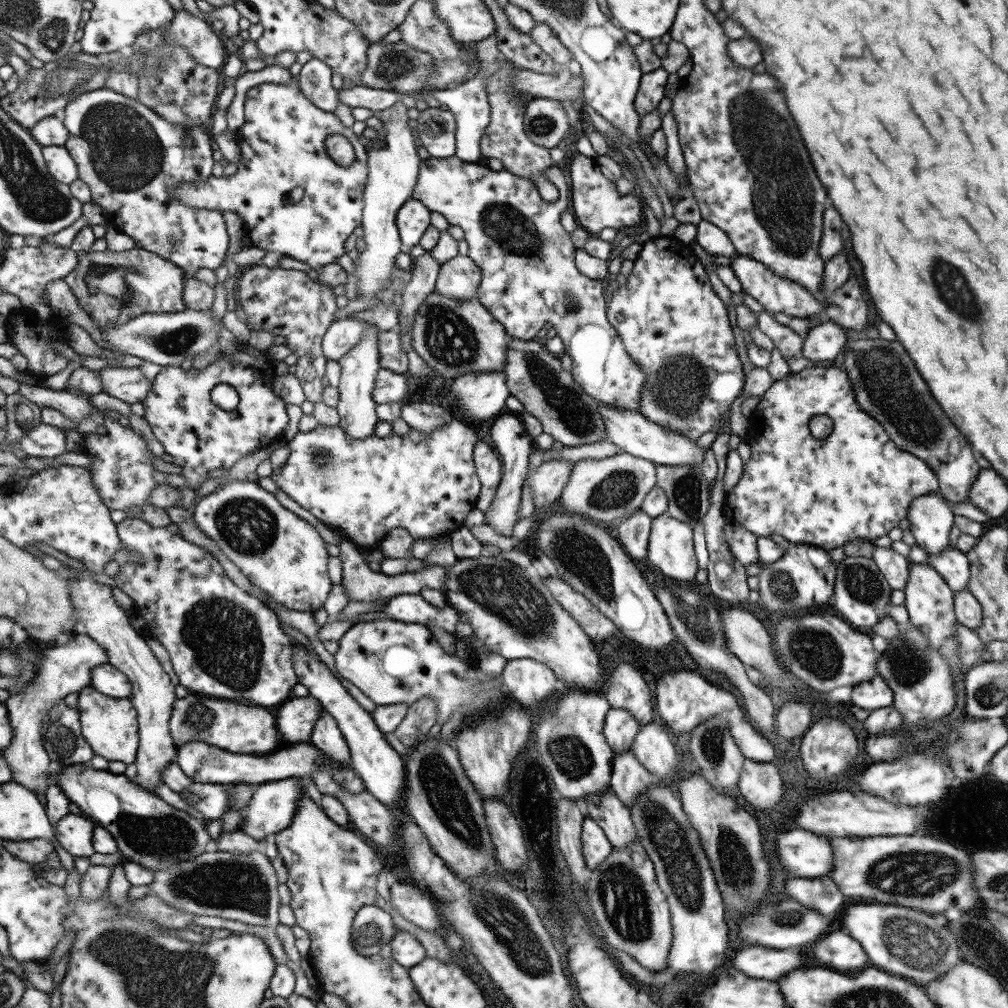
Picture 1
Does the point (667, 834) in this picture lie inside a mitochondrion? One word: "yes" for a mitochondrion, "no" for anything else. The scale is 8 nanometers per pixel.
yes

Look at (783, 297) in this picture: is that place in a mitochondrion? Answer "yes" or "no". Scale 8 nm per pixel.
no

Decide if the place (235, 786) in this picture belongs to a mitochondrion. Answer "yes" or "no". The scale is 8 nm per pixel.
no

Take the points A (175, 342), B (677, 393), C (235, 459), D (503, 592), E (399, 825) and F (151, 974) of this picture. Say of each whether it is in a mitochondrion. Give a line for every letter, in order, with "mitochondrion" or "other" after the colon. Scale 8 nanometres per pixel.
A: mitochondrion
B: mitochondrion
C: other
D: mitochondrion
E: other
F: mitochondrion

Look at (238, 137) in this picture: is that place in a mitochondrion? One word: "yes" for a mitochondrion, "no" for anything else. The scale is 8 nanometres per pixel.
no

